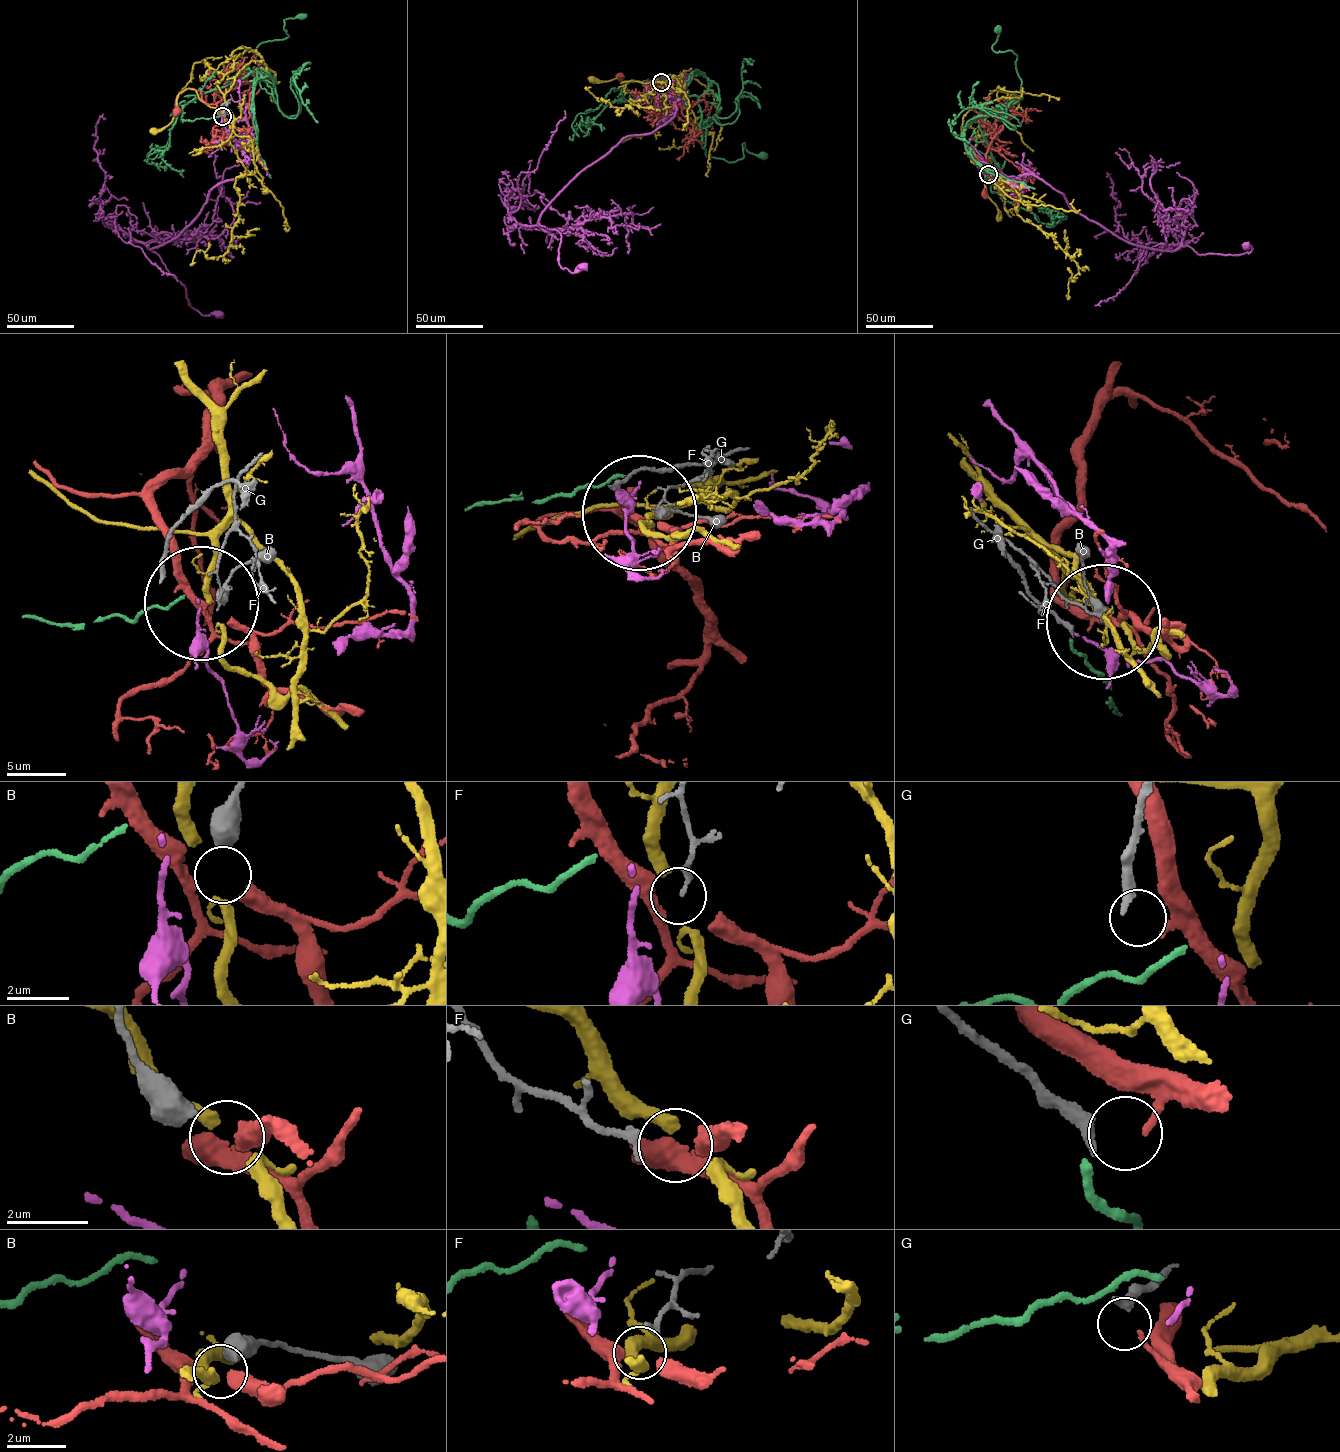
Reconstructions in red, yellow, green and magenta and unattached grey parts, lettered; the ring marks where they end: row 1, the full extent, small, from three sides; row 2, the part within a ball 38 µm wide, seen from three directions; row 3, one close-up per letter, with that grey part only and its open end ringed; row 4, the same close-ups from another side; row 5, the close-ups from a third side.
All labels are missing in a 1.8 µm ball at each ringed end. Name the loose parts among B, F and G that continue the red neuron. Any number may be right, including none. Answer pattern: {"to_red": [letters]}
{"to_red": []}

